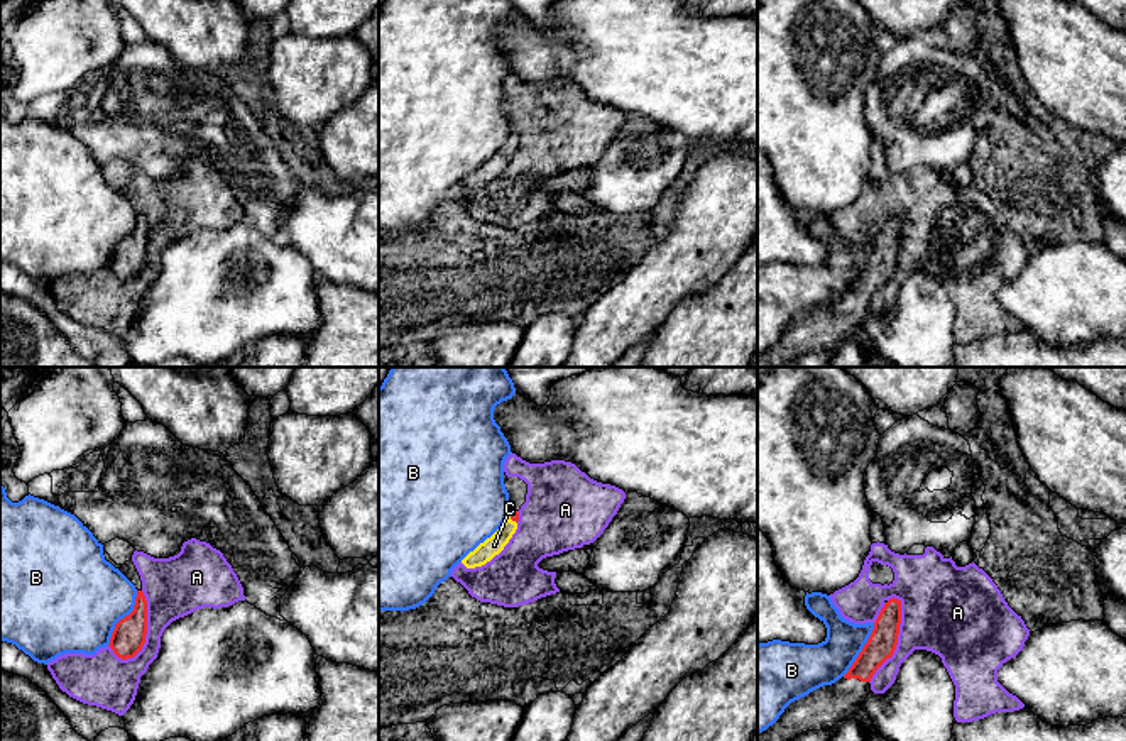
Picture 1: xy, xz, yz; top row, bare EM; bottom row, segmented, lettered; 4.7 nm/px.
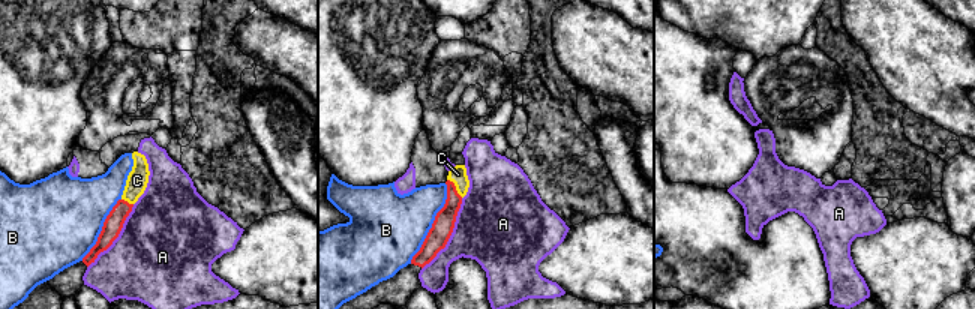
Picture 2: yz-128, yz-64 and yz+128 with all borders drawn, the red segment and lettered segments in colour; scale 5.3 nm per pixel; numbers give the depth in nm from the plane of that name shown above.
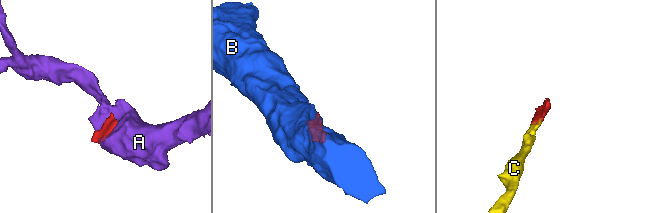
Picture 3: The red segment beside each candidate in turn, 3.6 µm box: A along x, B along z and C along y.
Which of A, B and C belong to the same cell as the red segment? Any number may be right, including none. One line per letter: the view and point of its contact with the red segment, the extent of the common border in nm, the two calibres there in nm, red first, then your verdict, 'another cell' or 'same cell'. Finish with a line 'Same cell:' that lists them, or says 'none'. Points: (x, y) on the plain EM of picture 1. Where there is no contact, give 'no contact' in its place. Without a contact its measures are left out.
A: yz (896, 261) | 440 nm | 140/380 nm | another cell
B: xy (124, 239) | 300 nm | 160/460 nm | another cell
C: xz (513, 141) | 60 nm | 50/90 nm | same cell
Same cell: C

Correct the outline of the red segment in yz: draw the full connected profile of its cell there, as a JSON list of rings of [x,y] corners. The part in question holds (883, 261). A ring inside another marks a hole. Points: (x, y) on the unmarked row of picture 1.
[[[889,220],[881,230],[874,250],[849,293],[832,306],[823,306],[791,323],[779,340],[757,355],[757,367],[783,367],[806,354],[855,340],[871,315],[871,299],[893,277],[901,245],[901,222]]]

